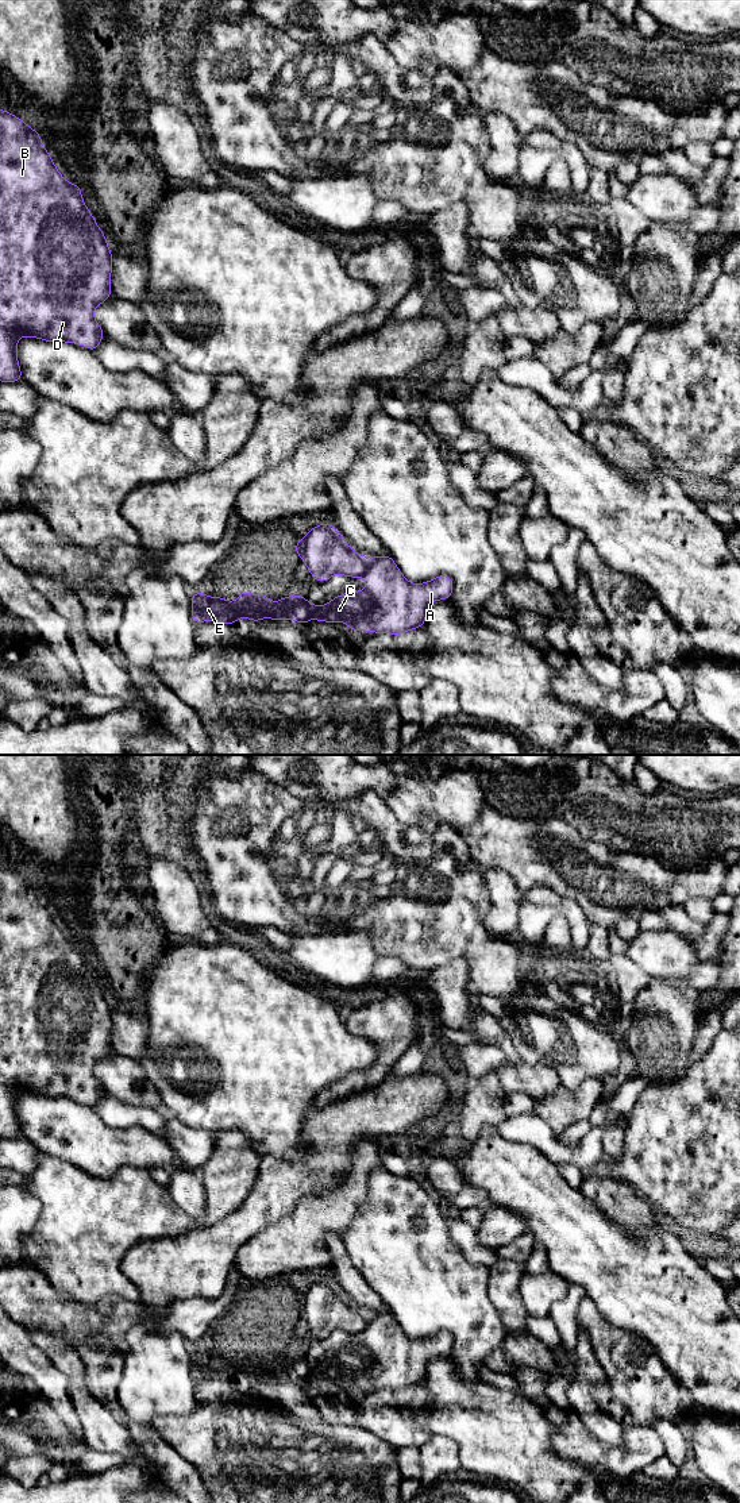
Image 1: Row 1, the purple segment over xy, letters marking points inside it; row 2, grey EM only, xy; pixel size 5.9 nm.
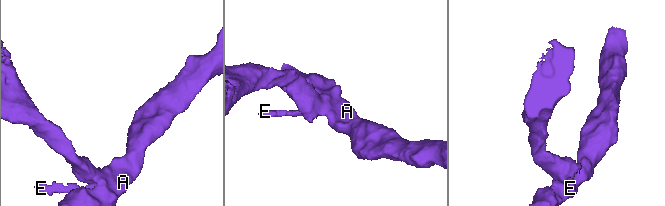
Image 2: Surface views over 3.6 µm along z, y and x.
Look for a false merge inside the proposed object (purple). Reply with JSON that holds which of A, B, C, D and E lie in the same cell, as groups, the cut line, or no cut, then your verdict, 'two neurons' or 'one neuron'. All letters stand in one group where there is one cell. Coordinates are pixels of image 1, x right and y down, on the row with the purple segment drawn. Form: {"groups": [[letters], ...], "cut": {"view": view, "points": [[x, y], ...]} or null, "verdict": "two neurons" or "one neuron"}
{"groups": [["A", "C", "E"], ["B", "D"]], "cut": {"view": "xy", "points": [[369, 559], [362, 575]]}, "verdict": "two neurons"}

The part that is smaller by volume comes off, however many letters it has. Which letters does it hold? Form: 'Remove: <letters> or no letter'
Remove: B, D

